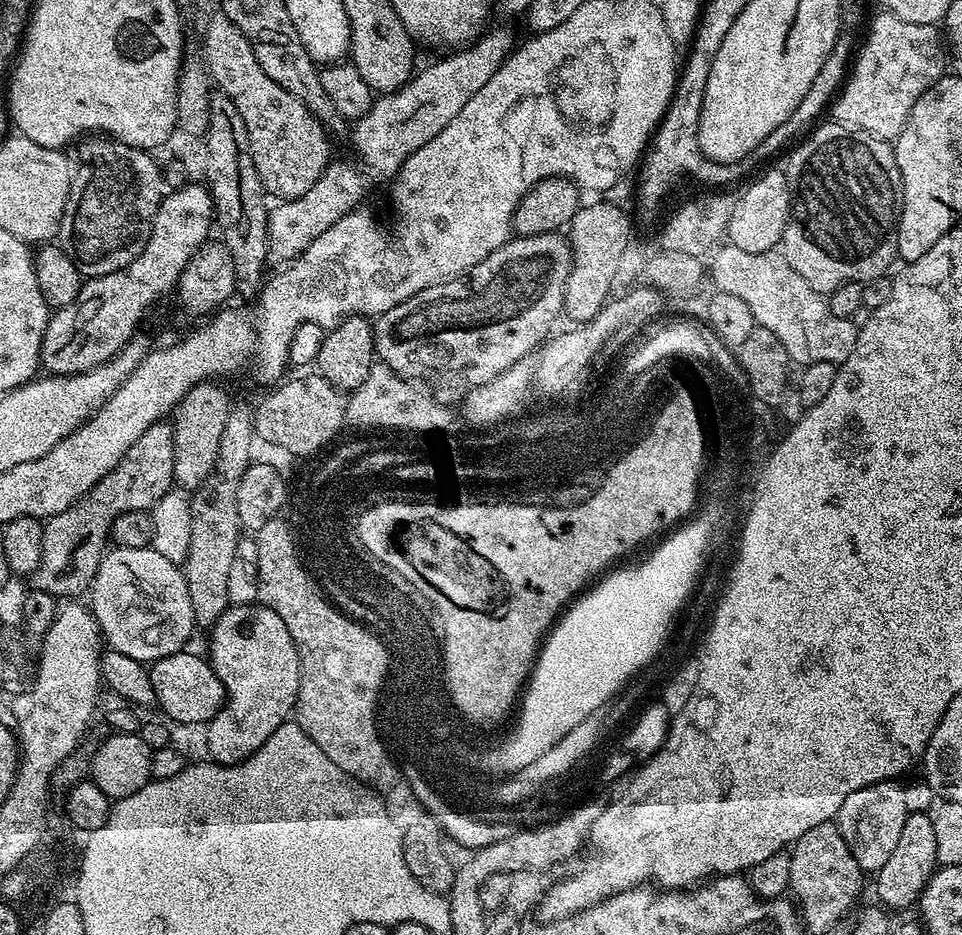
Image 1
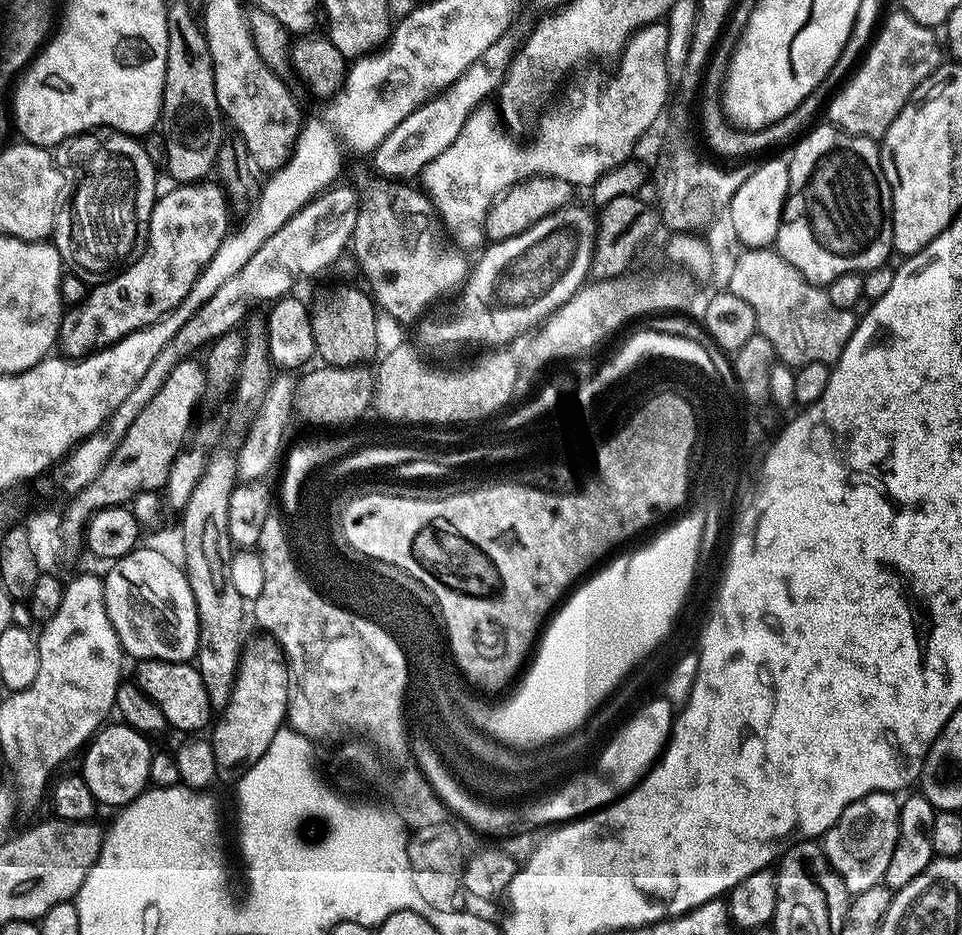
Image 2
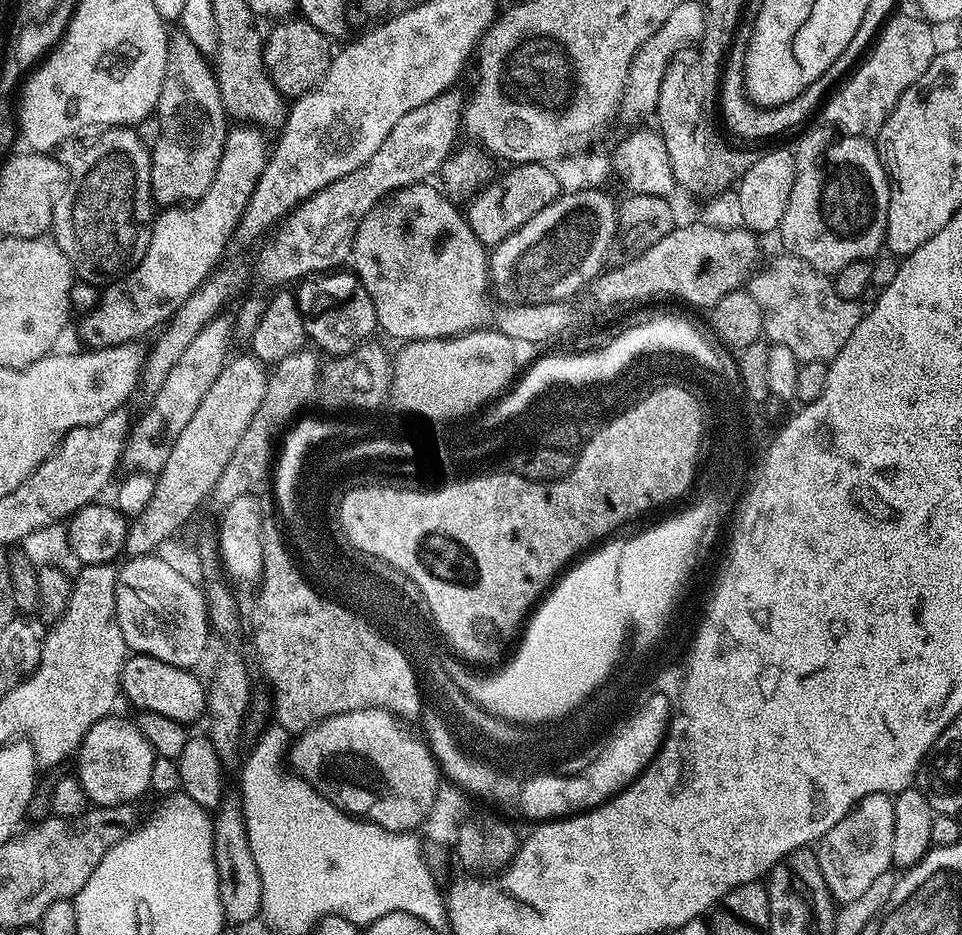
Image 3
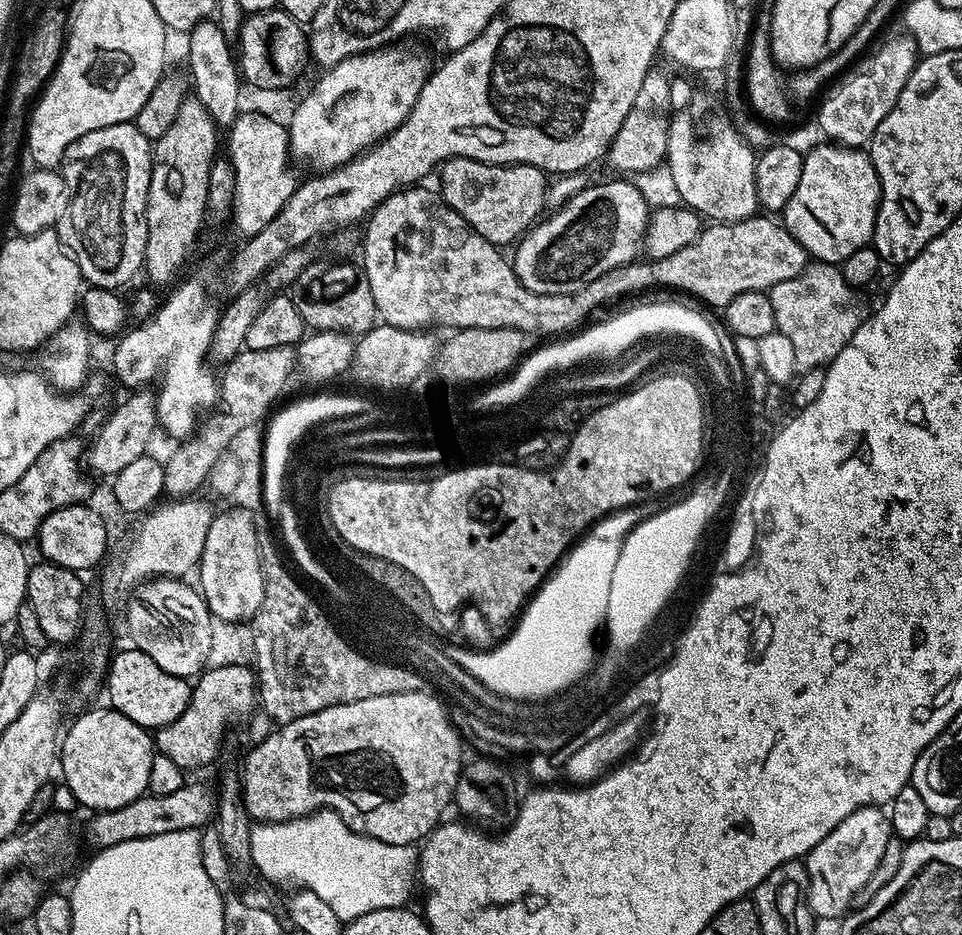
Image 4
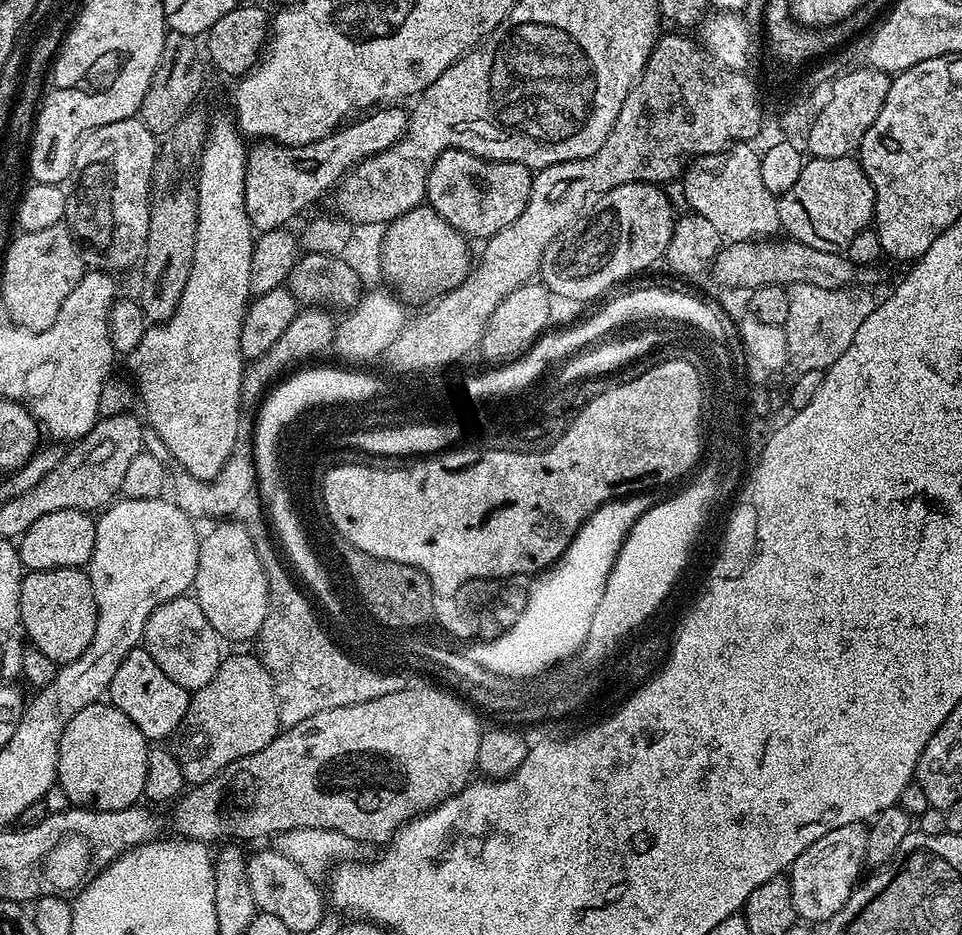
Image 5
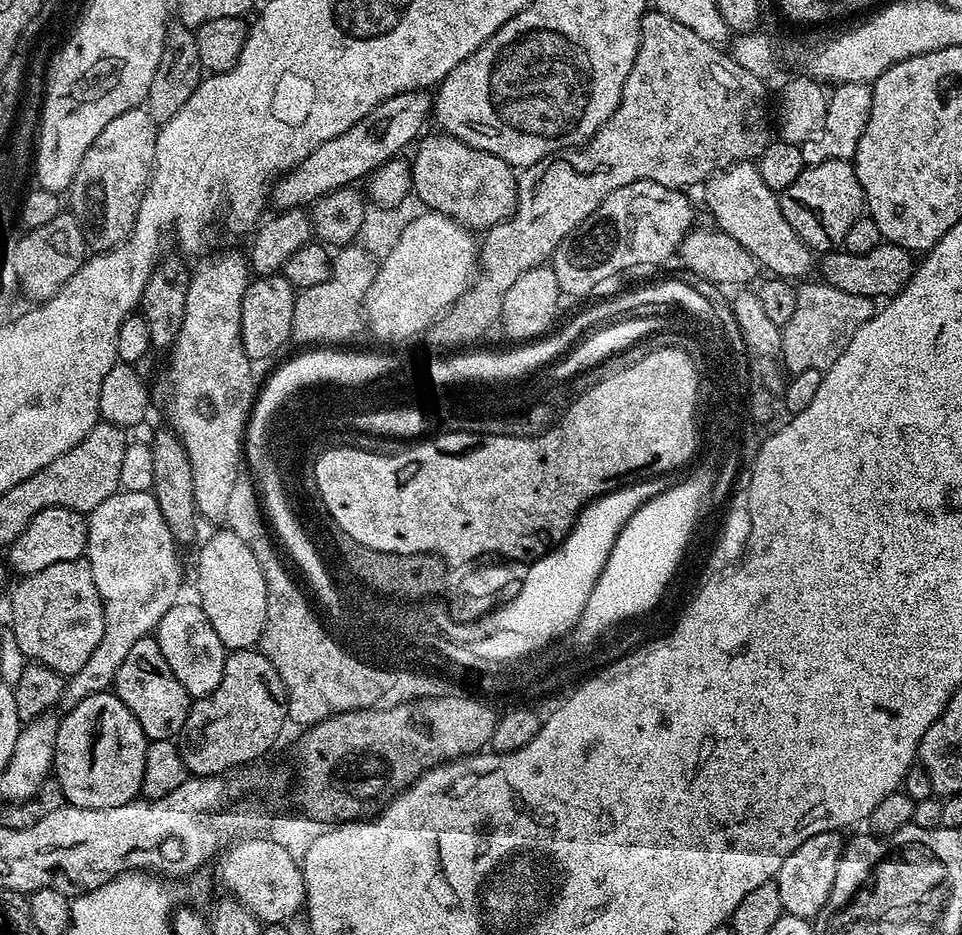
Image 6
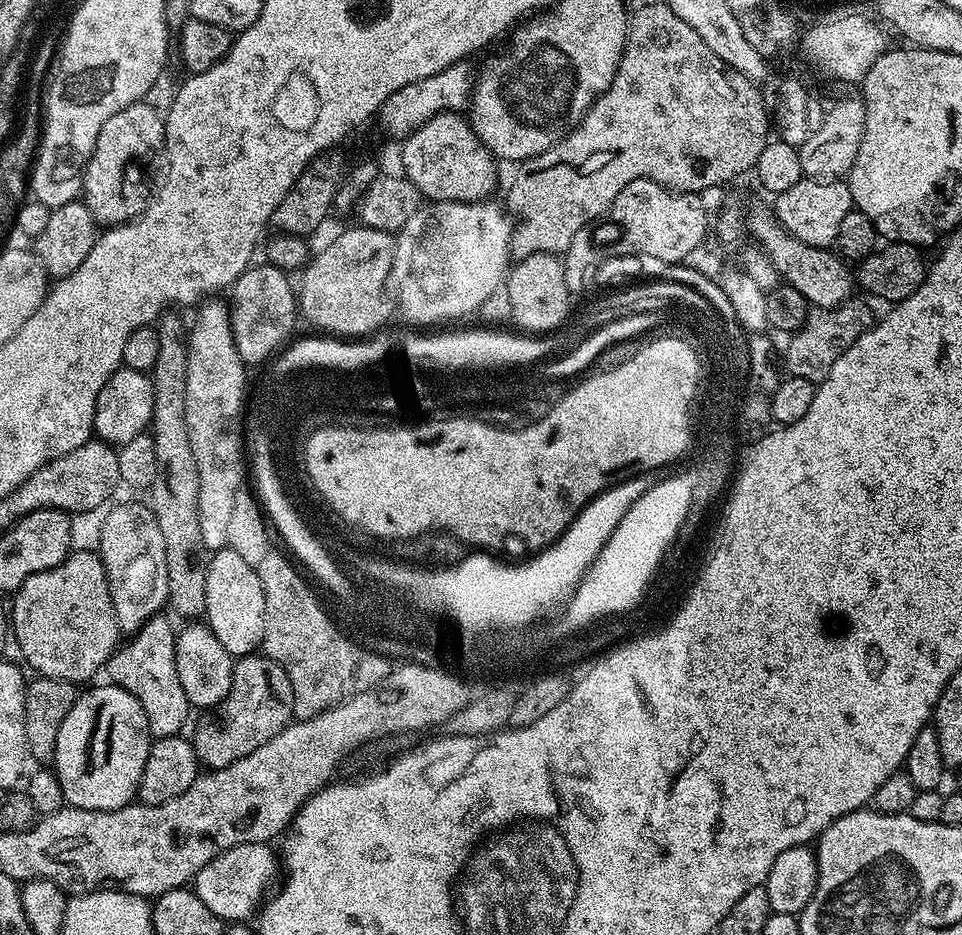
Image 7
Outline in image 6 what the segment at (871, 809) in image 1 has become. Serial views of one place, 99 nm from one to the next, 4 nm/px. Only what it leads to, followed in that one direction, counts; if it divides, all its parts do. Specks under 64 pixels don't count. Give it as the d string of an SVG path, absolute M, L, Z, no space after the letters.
M823 832L814 834L814 838L806 838L798 850L782 862L780 872L774 877L778 886L778 894L782 894L782 906L785 913L798 918L809 919L820 916L824 904L830 900L830 890L834 886L834 874L838 874L838 862L844 852L845 837L840 832Z

